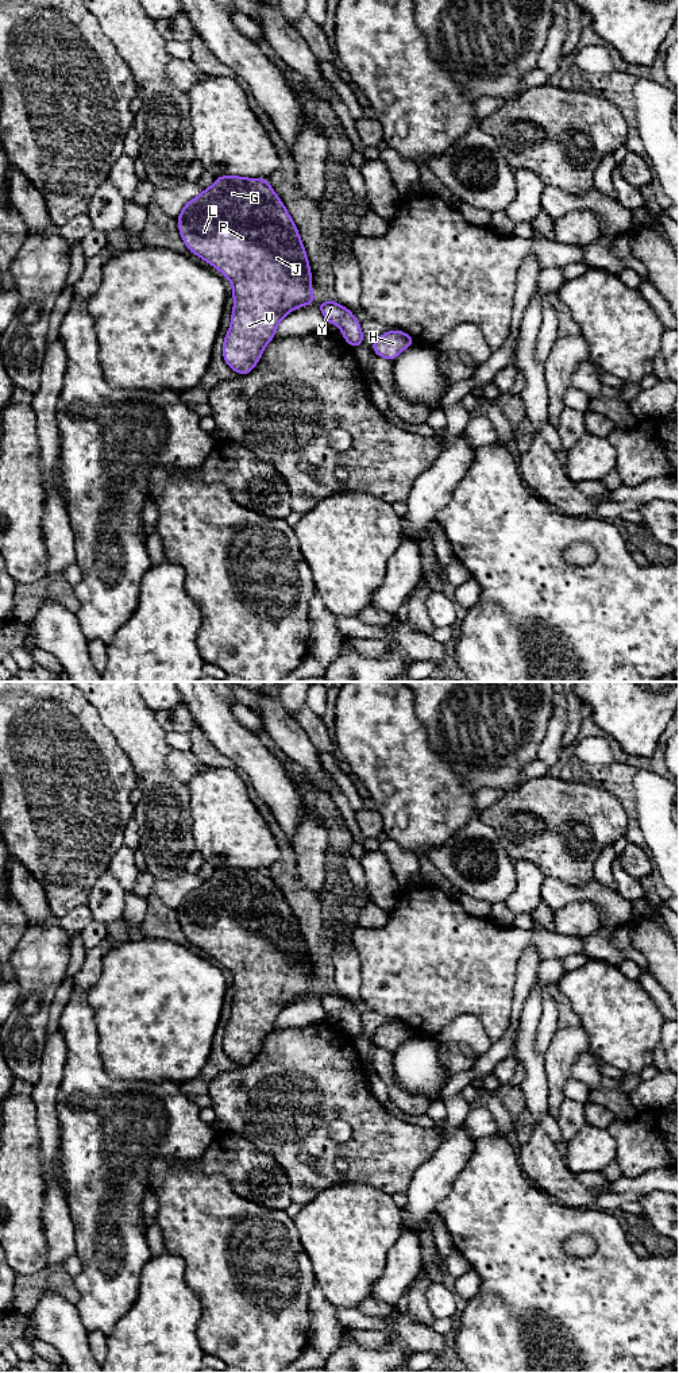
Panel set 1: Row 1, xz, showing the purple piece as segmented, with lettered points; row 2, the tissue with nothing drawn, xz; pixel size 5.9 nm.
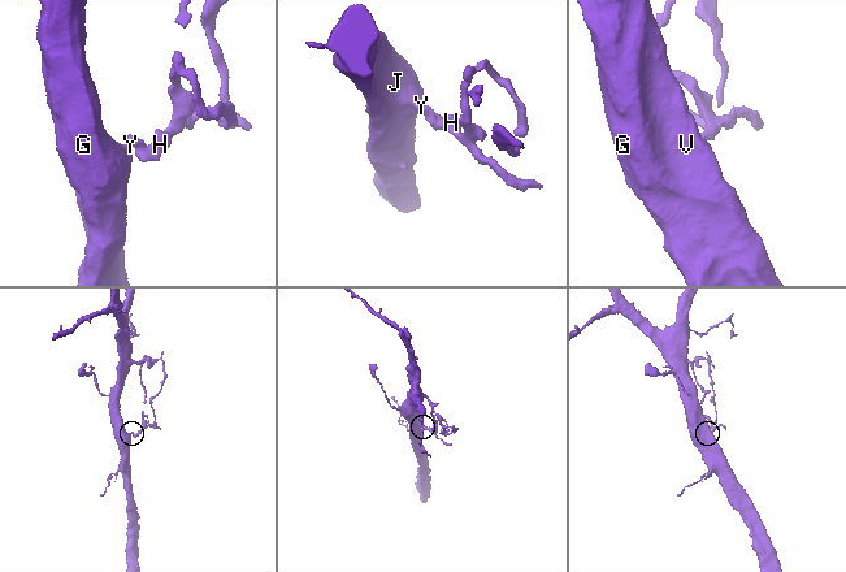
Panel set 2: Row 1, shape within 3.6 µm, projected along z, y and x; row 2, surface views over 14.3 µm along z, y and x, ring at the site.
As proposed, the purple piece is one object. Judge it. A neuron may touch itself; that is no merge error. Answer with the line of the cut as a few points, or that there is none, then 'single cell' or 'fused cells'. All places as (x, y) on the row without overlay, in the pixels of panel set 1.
no cut | single cell

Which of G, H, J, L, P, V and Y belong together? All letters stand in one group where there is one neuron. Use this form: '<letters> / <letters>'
G H J L P V Y

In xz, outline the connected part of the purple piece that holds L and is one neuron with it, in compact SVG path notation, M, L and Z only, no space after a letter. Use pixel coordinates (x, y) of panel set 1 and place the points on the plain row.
M220 867L202 884L189 891L177 909L178 922L189 942L217 960L231 972L234 1000L223 1033L223 1050L240 1067L248 1065L261 1052L265 1038L274 1030L283 1008L315 992L309 952L288 900L265 869Z

